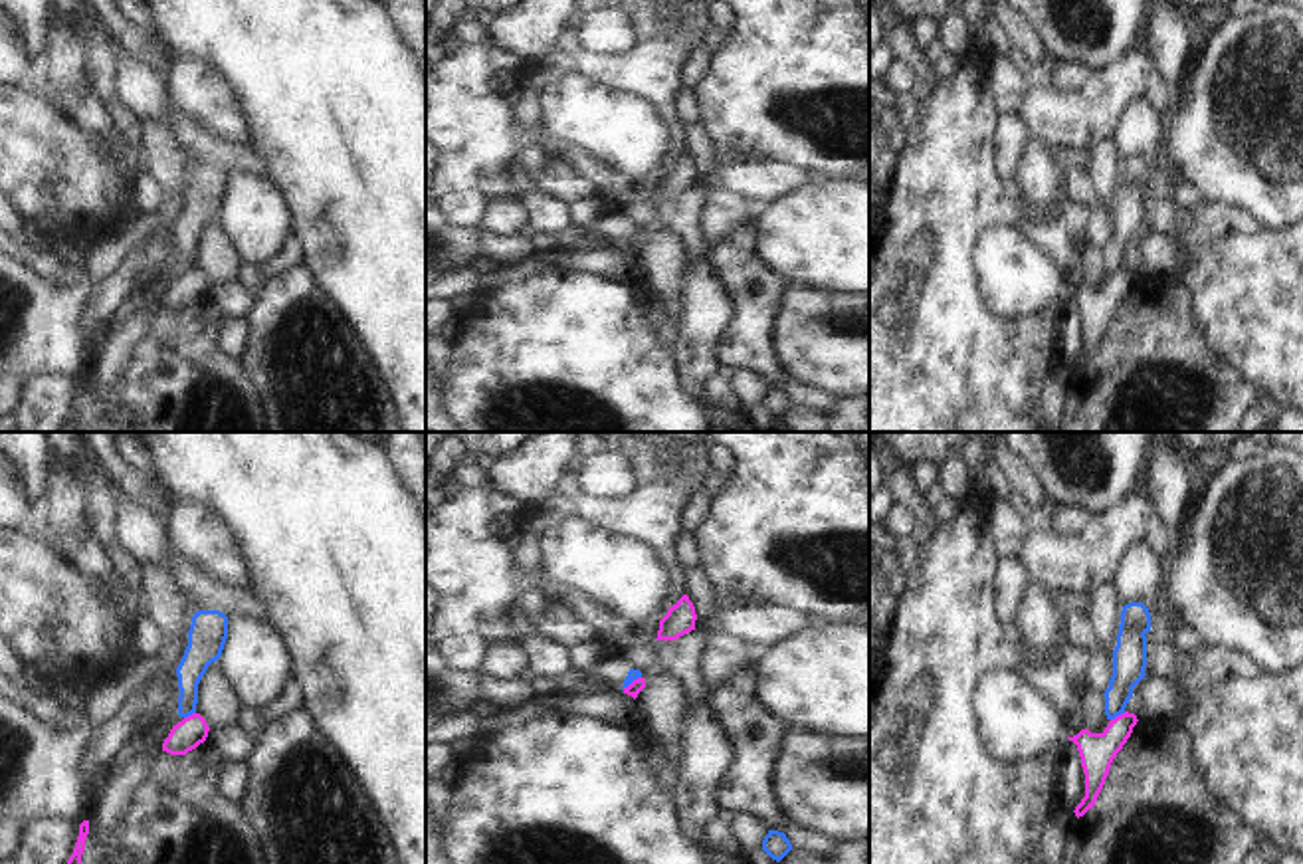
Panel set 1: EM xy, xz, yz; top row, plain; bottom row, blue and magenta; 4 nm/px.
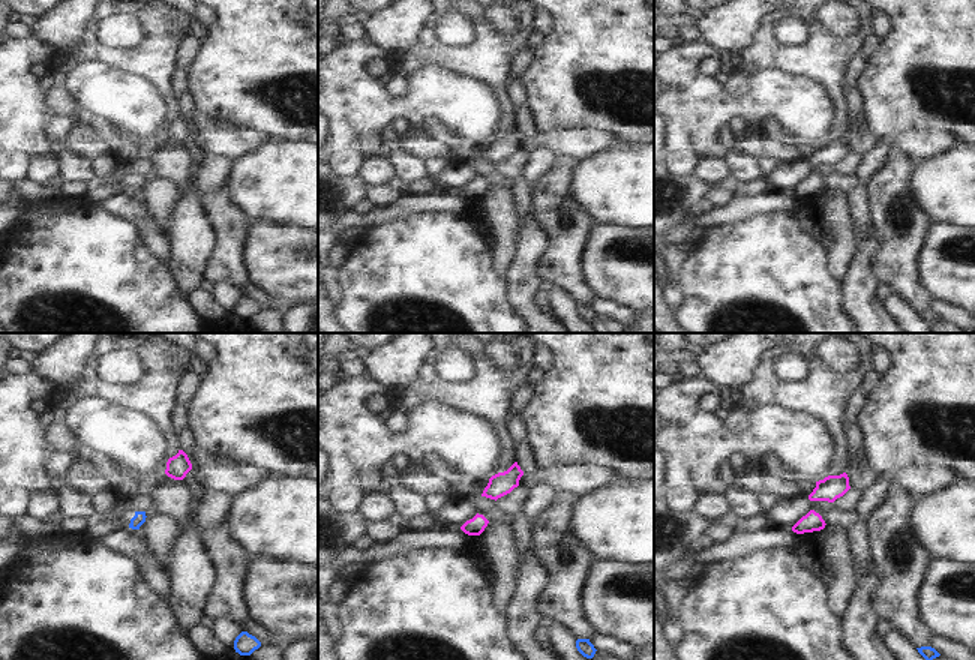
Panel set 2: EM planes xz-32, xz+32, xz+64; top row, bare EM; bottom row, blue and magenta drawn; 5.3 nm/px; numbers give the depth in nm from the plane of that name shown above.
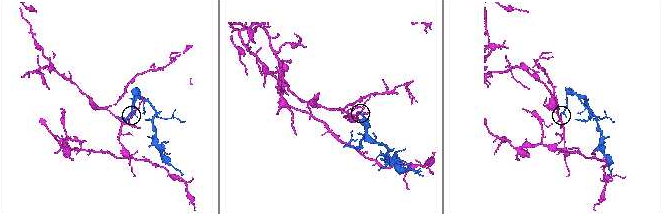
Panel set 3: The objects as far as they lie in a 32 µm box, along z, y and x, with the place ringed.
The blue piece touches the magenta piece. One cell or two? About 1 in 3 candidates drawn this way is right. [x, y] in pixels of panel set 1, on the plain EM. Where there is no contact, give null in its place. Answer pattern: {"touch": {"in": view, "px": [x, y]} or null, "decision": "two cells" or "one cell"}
{"touch": {"in": "yz", "px": [1117, 270]}, "decision": "two cells"}

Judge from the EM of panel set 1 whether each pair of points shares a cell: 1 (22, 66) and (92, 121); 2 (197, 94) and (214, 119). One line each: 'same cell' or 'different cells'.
1: different cells
2: same cell

